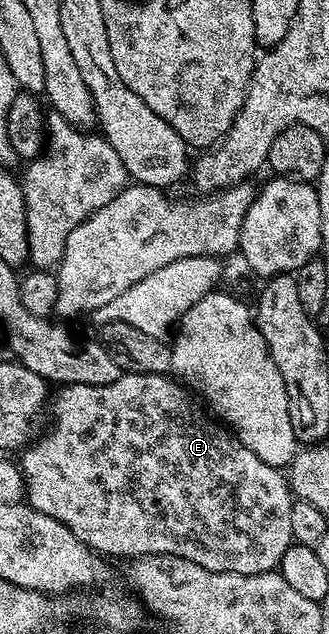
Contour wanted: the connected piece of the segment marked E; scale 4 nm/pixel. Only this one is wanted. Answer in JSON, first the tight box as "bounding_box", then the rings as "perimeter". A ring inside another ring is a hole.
{"bounding_box":[20,373,296,575],"perimeter":[[[122,373],[107,385],[64,385],[57,391],[59,392],[58,398],[55,401],[53,398],[52,401],[54,426],[51,427],[50,434],[43,441],[36,442],[35,440],[27,444],[20,453],[22,456],[20,468],[22,476],[26,478],[25,500],[30,508],[44,515],[52,515],[52,519],[64,523],[64,527],[68,527],[68,531],[72,531],[76,539],[80,539],[89,549],[106,559],[111,559],[110,557],[137,559],[151,555],[179,557],[188,559],[208,571],[235,573],[236,575],[256,575],[277,570],[279,563],[284,559],[284,551],[288,551],[288,547],[295,544],[292,535],[292,507],[296,498],[290,488],[290,482],[281,468],[261,461],[252,451],[248,451],[248,447],[238,442],[238,438],[229,428],[219,424],[201,404],[198,406],[193,401],[195,398],[189,388],[183,387],[170,375]]]}

